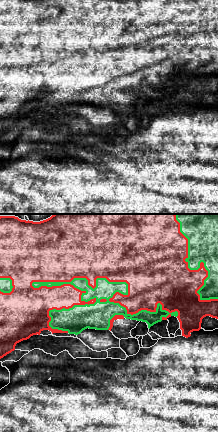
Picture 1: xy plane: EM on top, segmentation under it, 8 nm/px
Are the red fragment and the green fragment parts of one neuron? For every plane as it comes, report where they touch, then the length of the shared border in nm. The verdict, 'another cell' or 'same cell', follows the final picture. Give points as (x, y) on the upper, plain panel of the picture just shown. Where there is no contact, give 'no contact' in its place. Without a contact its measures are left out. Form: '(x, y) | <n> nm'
(128, 61) | 1200 nm

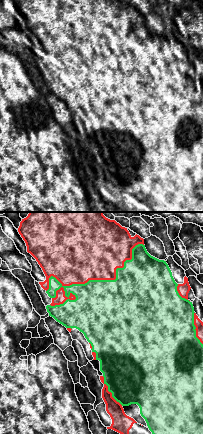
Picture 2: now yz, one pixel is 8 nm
(98, 55) | 900 nm

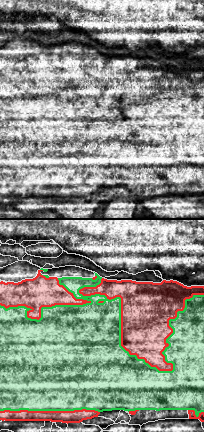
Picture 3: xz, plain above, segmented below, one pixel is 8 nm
(150, 141) | 1000 nm

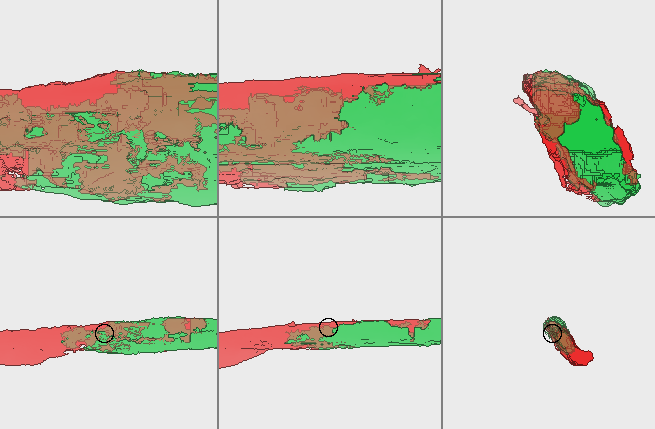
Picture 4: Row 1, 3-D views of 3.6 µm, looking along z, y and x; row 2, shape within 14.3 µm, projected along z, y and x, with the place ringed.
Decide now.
same cell

